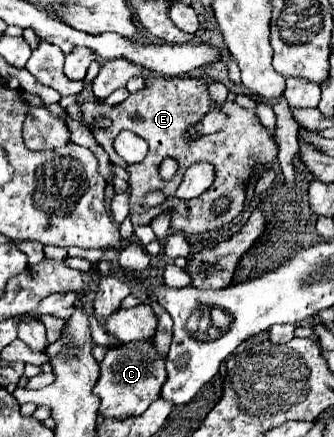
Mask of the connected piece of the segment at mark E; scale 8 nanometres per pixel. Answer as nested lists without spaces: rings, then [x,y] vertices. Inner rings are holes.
[[[149,76],[147,78],[147,88],[129,94],[129,98],[117,106],[107,106],[107,104],[97,104],[93,102],[93,96],[89,96],[87,100],[81,102],[81,110],[83,116],[87,120],[87,124],[91,124],[95,118],[105,116],[111,120],[109,128],[95,128],[93,136],[97,138],[97,142],[105,148],[105,152],[109,154],[109,160],[117,166],[125,166],[125,160],[115,152],[113,148],[113,140],[121,130],[131,130],[137,136],[141,136],[147,144],[149,144],[149,152],[145,156],[145,160],[131,164],[127,170],[131,172],[129,178],[129,188],[131,188],[131,222],[133,226],[141,226],[141,224],[149,224],[157,214],[165,212],[167,208],[173,208],[173,220],[171,220],[171,228],[175,232],[183,232],[183,234],[201,234],[207,230],[215,230],[221,226],[227,226],[233,218],[237,218],[237,214],[243,210],[243,200],[245,200],[245,186],[243,182],[251,176],[253,166],[261,164],[261,166],[269,166],[273,162],[273,158],[277,156],[277,144],[271,140],[267,128],[245,108],[241,108],[237,102],[225,102],[225,112],[229,116],[227,126],[223,126],[219,132],[209,134],[209,136],[199,136],[195,140],[187,138],[187,130],[191,126],[195,126],[195,122],[201,122],[201,118],[211,110],[211,98],[207,92],[207,84],[185,76],[185,78],[155,78]],[[163,158],[175,158],[179,162],[179,170],[175,174],[175,178],[171,182],[163,182],[159,178],[159,164],[163,162]],[[197,162],[213,162],[215,166],[215,180],[209,186],[209,190],[205,190],[201,196],[191,198],[191,200],[179,200],[175,196],[179,184],[183,182],[183,174],[189,166],[197,164]],[[149,192],[163,192],[167,196],[167,200],[163,204],[157,206],[157,210],[149,210],[143,206],[143,200]],[[219,198],[229,198],[231,204],[227,208],[227,212],[217,214],[213,210],[213,202]]]

